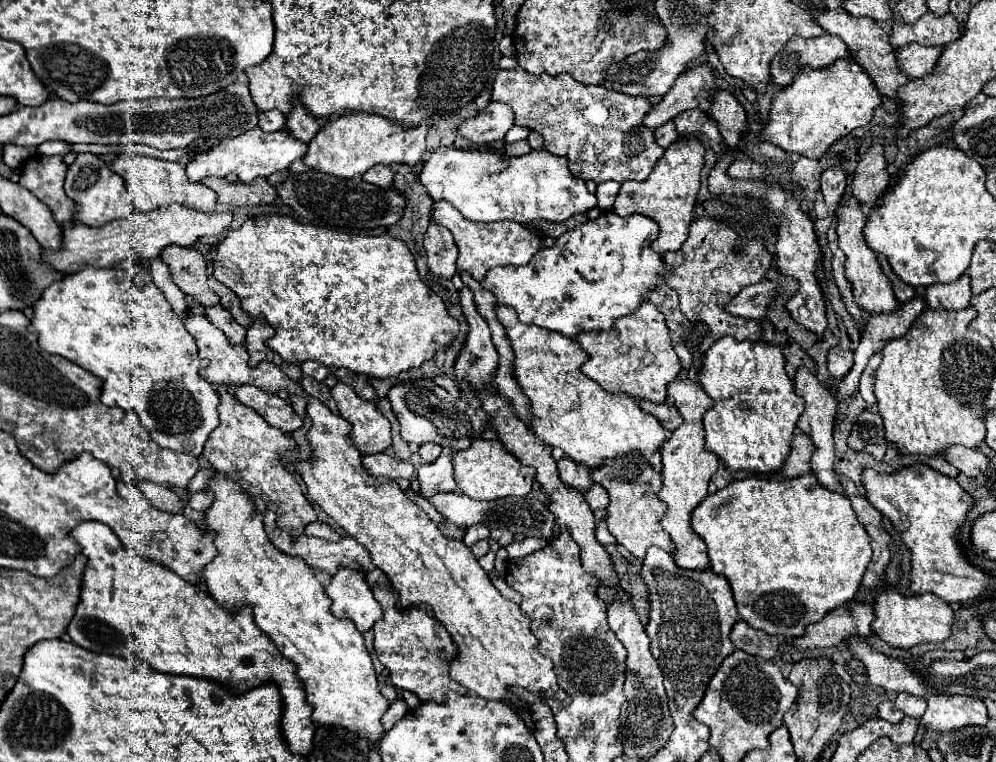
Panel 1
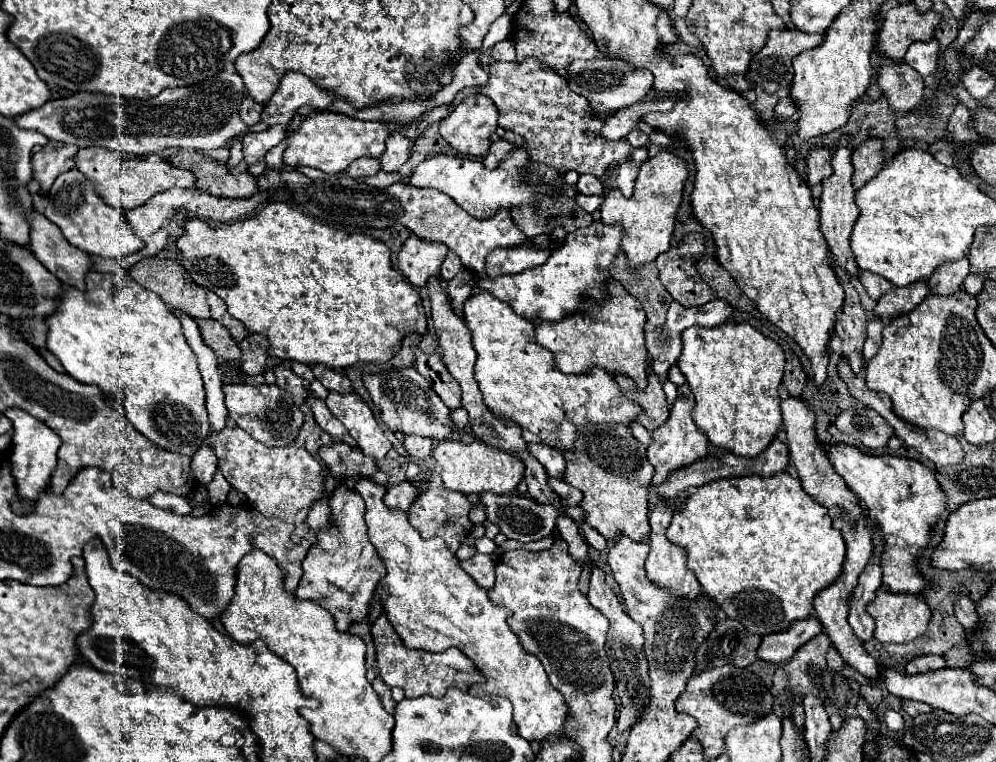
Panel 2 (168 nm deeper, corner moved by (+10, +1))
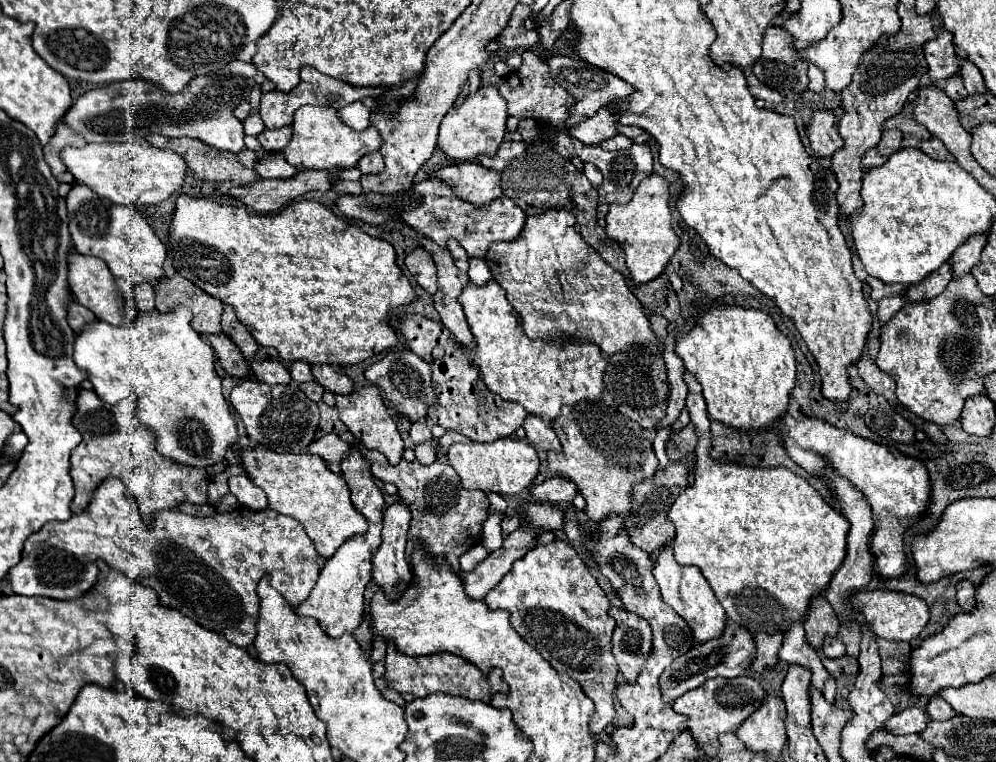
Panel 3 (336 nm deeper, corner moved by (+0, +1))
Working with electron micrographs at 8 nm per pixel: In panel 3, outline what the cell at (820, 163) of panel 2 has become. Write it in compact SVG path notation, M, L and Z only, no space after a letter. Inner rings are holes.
M831 109L813 111L813 117L807 125L807 137L811 149L819 157L831 157L843 145L843 139L837 131L837 117Z

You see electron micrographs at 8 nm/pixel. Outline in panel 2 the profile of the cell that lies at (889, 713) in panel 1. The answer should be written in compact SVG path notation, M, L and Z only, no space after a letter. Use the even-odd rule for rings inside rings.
M887 709L887 711L885 711L883 723L885 723L885 727L891 729L891 731L903 731L903 729L905 729L903 717L901 717L897 711L893 711L893 709Z

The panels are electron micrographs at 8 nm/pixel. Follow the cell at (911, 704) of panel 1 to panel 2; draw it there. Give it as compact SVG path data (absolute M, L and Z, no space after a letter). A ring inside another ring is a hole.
M903 701L903 711L905 713L909 713L911 717L917 717L917 715L921 715L921 713L929 713L929 711L933 711L931 709L931 705L927 705L927 703L919 703L919 701Z

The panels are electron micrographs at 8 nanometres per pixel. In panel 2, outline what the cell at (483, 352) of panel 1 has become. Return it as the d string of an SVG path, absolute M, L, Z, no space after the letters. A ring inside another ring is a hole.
M471 271L461 273L461 275L457 275L455 279L451 279L451 281L447 283L447 295L449 295L449 299L451 299L453 311L455 311L461 319L465 319L465 317L463 317L463 303L471 297L473 285L477 285L477 275L471 273Z

